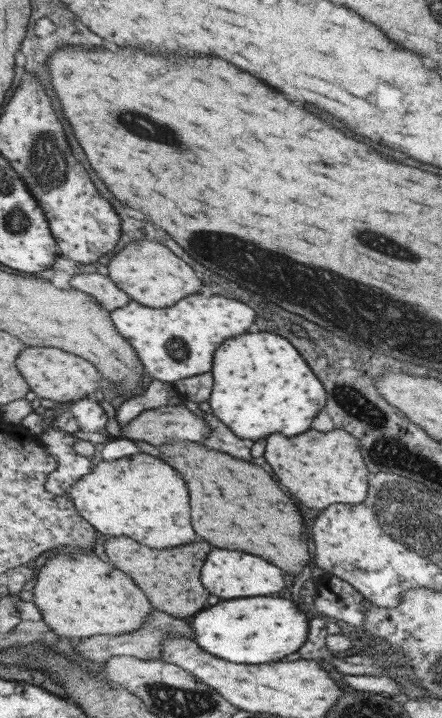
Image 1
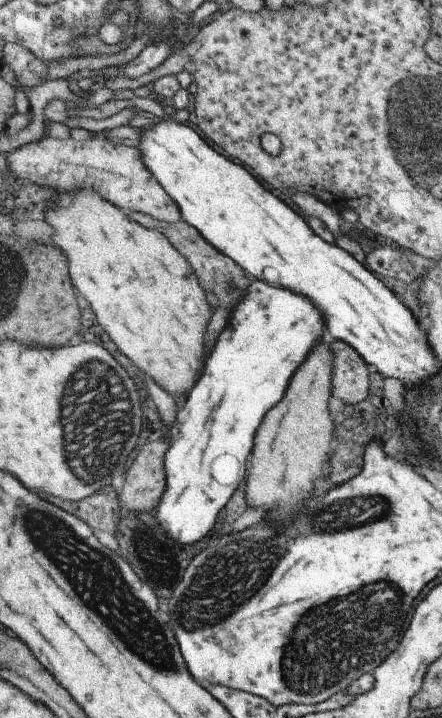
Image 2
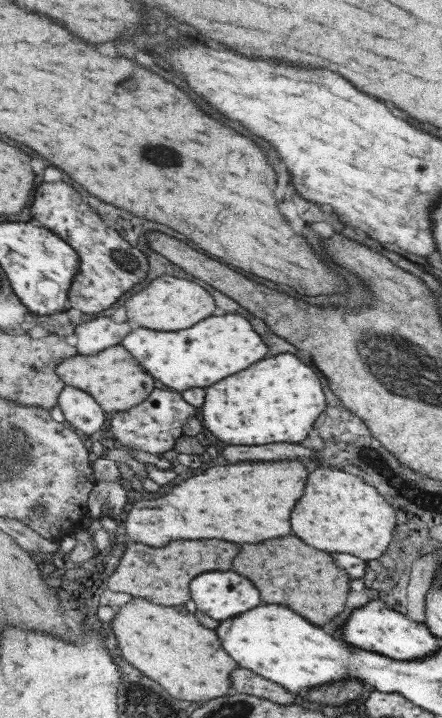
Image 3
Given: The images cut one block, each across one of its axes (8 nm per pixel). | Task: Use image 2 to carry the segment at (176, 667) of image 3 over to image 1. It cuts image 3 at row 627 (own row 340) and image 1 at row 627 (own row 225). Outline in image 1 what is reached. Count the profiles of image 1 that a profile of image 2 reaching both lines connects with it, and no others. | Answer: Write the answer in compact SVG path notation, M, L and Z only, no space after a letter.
M77 550L75 553L58 553L46 561L41 569L39 569L35 586L32 588L32 593L34 595L32 602L39 608L43 620L51 626L51 630L54 630L61 637L77 641L96 634L120 635L123 633L131 633L143 627L143 623L147 621L149 615L153 615L153 609L155 609L154 606L151 606L151 602L147 600L145 592L131 580L131 576L127 576L127 574L121 572L121 570L115 570L109 562L103 562L101 557L94 555L92 552L83 550Z

